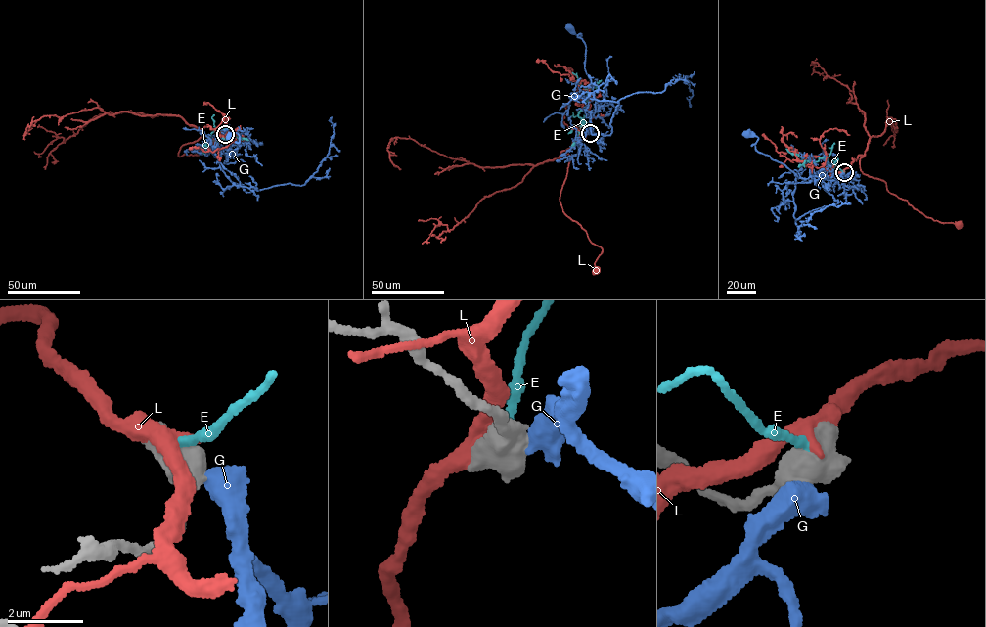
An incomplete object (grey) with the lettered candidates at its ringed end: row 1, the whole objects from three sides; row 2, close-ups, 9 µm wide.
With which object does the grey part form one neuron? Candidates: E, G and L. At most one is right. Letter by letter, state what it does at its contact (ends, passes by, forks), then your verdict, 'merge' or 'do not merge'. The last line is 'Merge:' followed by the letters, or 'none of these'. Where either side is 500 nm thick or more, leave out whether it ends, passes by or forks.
E: do not merge
G: do not merge
L: do not merge
Merge: none of these

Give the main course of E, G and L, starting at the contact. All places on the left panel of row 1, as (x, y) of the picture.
E: (225, 134), (219, 138), (218, 133), (227, 128), (232, 130), (229, 135), (232, 138), (222, 138)
G: (226, 135), (226, 150), (236, 156), (234, 150), (241, 146), (236, 142), (239, 135), (231, 136)
L: (225, 134), (190, 125), (201, 137), (181, 146), (178, 156), (208, 151), (199, 149)

